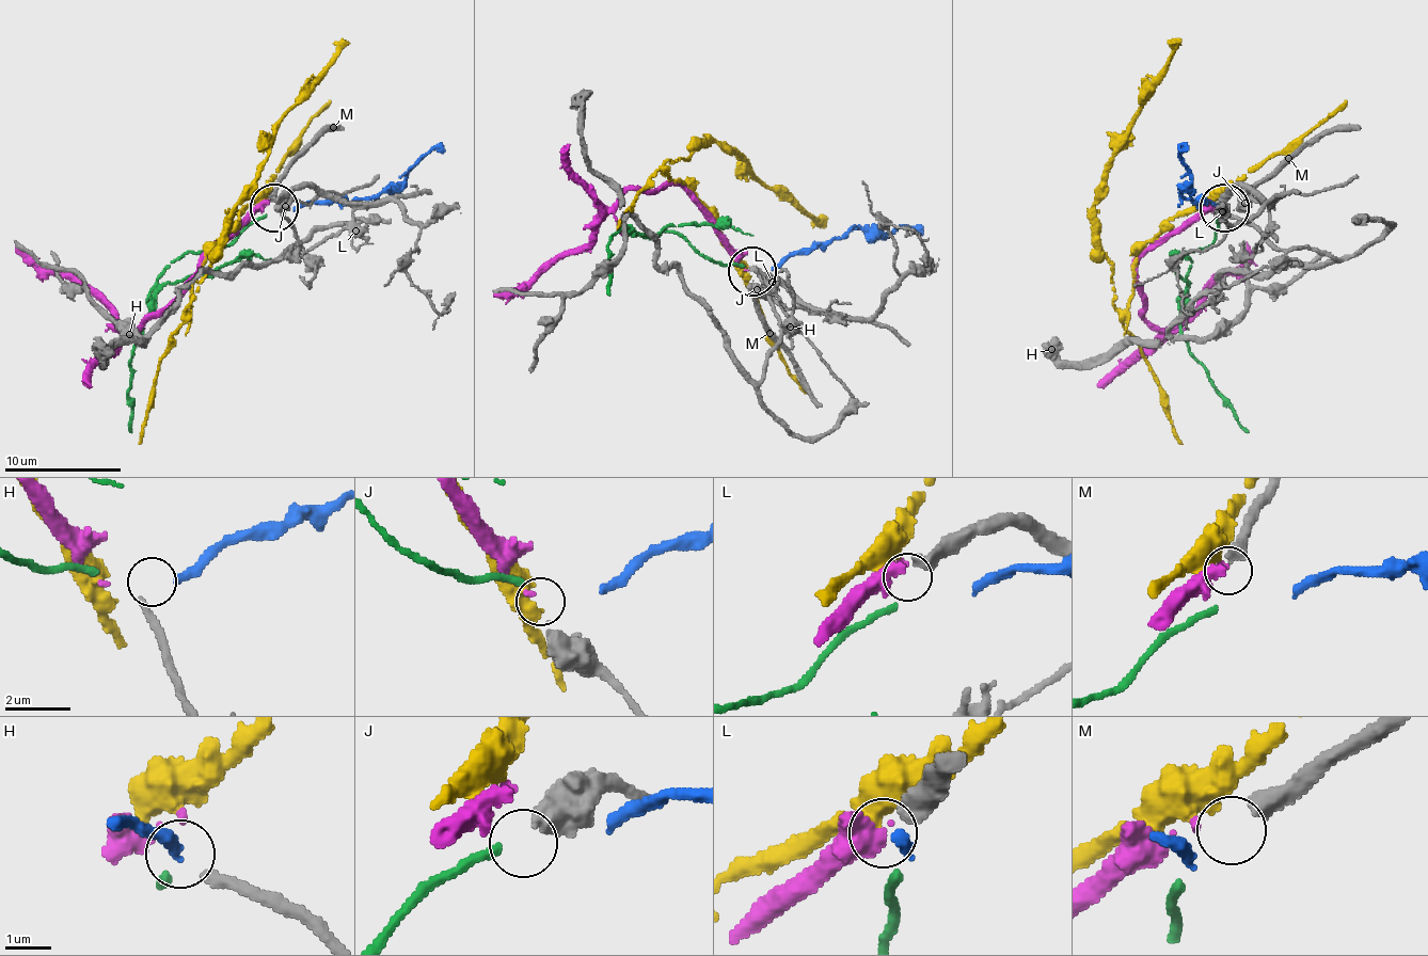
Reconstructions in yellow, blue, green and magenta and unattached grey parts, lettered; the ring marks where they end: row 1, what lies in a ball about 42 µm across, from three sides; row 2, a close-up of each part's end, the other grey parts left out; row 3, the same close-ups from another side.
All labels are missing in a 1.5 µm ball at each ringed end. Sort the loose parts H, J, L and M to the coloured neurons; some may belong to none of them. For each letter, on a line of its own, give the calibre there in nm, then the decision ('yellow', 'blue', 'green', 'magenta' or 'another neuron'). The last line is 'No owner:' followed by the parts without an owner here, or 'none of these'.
H: 240 nm | blue
J: 400 nm | green
L: 380 nm | magenta
M: 440 nm | another neuron
No owner: M

